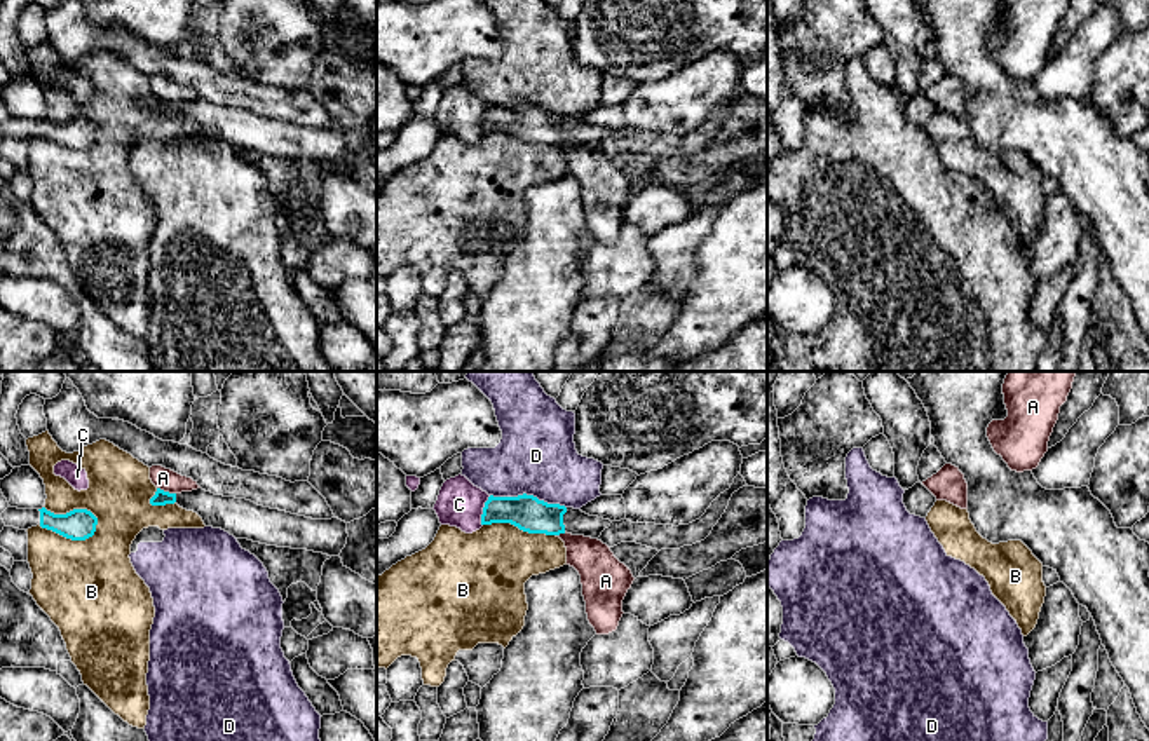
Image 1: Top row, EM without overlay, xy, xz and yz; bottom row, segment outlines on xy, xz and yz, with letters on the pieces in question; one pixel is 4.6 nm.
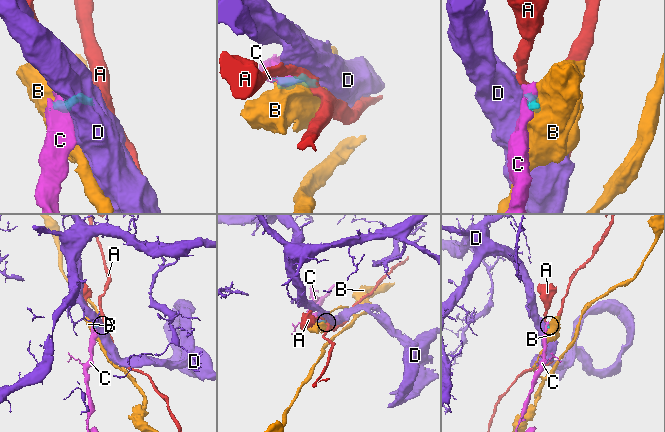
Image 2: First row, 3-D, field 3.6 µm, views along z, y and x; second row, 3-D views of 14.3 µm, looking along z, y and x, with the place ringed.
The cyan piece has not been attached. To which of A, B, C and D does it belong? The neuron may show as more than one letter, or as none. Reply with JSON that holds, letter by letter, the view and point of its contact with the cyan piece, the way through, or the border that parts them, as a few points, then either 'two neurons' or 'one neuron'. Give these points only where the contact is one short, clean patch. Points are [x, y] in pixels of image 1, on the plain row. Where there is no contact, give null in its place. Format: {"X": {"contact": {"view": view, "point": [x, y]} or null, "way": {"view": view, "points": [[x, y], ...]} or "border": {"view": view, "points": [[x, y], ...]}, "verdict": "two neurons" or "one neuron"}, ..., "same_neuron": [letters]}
{"A": {"contact": {"view": "xy", "point": [166, 101]}, "border": {"view": "xy", "points": [[157, 96], [175, 103]]}, "verdict": "two neurons"}, "B": {"contact": {"view": "xy", "point": [74, 149]}, "verdict": "two neurons"}, "C": {"contact": {"view": "xz", "point": [483, 121]}, "verdict": "two neurons"}, "D": {"contact": {"view": "xz", "point": [529, 105]}, "border": {"view": "xz", "points": [[490, 103], [532, 103], [565, 117]]}, "verdict": "two neurons"}, "same_neuron": []}

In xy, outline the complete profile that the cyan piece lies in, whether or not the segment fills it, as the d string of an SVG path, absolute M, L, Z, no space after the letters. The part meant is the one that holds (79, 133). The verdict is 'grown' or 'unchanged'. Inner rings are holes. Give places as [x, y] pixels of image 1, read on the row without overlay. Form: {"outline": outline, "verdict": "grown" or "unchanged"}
{"outline": "M10 115L0 124L0 141L5 136L28 139L37 134L71 150L85 150L94 145L98 127L87 119L73 119L66 124L54 124L45 117L17 119Z", "verdict": "grown"}

